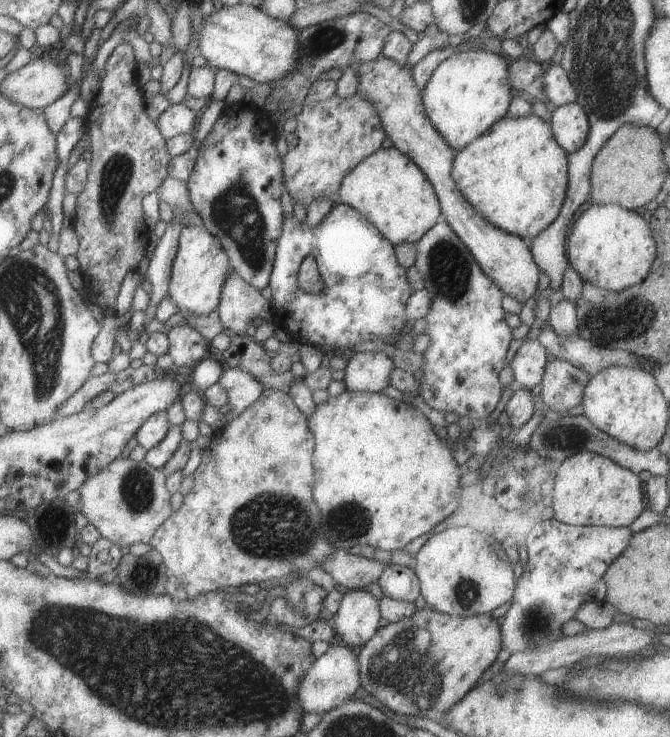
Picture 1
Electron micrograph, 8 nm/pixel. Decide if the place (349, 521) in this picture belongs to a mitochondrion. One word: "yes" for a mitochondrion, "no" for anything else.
yes

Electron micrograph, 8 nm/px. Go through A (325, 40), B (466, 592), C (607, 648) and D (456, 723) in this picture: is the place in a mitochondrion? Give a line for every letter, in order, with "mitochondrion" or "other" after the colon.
A: mitochondrion
B: mitochondrion
C: other
D: other

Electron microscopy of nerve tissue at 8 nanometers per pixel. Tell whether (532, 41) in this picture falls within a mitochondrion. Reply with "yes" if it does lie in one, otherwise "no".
no

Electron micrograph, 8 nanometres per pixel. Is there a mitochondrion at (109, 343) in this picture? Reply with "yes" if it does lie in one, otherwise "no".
no

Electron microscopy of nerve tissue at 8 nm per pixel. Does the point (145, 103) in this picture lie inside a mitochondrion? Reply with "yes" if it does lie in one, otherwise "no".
no

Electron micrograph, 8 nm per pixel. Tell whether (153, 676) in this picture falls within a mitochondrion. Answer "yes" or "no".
yes

